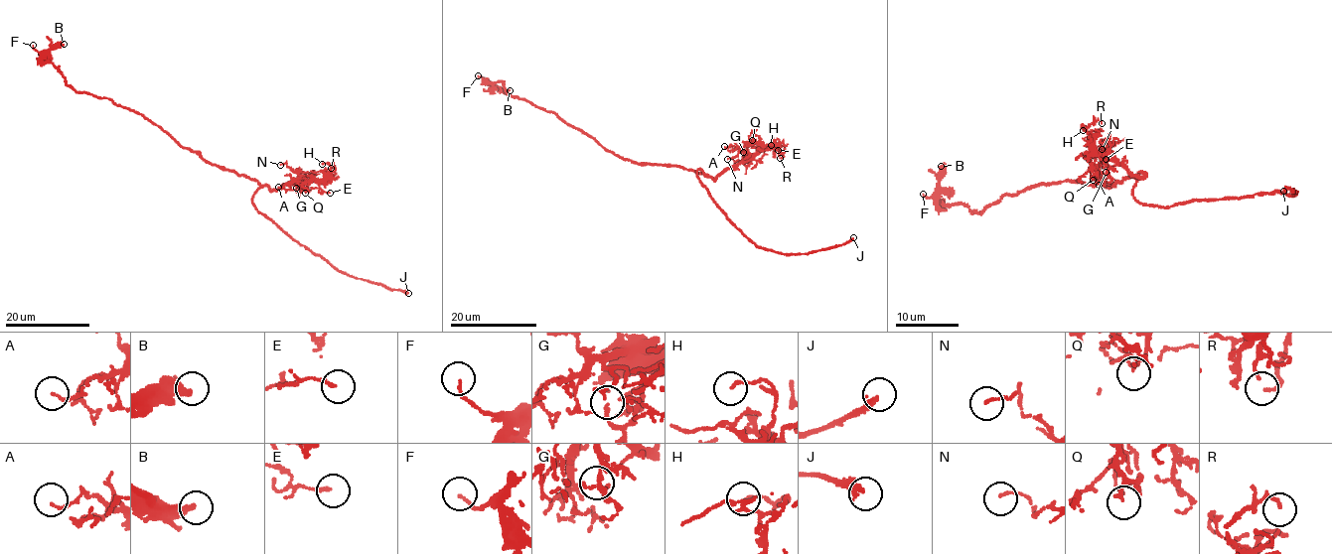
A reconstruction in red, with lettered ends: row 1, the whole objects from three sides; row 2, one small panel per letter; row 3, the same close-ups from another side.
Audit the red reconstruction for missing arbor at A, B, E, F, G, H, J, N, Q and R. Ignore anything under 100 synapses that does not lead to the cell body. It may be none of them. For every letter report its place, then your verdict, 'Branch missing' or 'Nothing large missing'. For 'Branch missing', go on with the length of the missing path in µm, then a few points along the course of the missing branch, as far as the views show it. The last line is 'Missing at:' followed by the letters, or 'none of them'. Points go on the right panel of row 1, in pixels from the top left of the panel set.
A: Place: (1099, 185). Nothing large missing
B: Place: (941, 166). Nothing large missing
E: Place: (1106, 159). Nothing large missing
F: Place: (923, 194). Nothing large missing
G: Place: (1106, 172). Nothing large missing
H: Place: (1083, 130). Nothing large missing
J: Place: (1283, 191). Branch missing. Missing length about 10 µm. Course of what is missing: (1283, 191), (1268, 190), (1268, 184), (1258, 183), (1258, 181)
N: Place: (1102, 149). Nothing large missing
Q: Place: (1093, 180). Nothing large missing
R: Place: (1102, 123). Nothing large missing
Missing at: J

